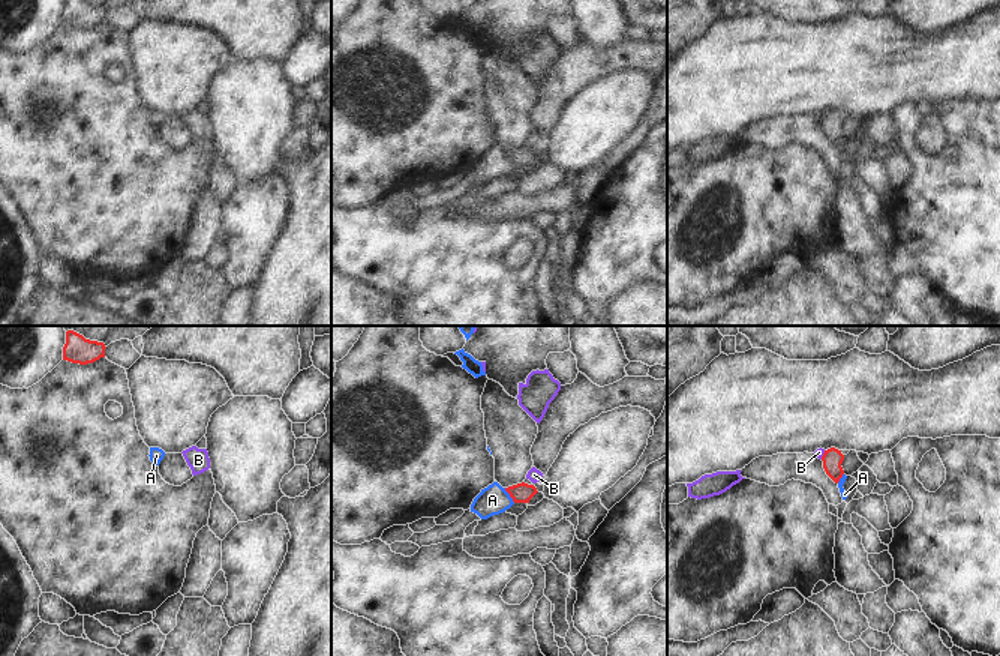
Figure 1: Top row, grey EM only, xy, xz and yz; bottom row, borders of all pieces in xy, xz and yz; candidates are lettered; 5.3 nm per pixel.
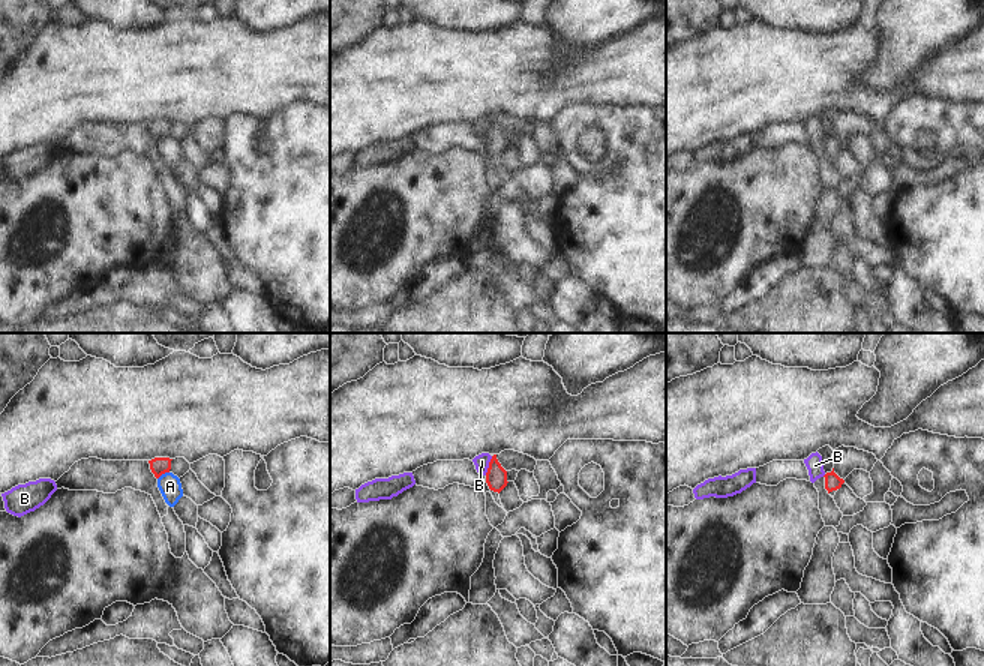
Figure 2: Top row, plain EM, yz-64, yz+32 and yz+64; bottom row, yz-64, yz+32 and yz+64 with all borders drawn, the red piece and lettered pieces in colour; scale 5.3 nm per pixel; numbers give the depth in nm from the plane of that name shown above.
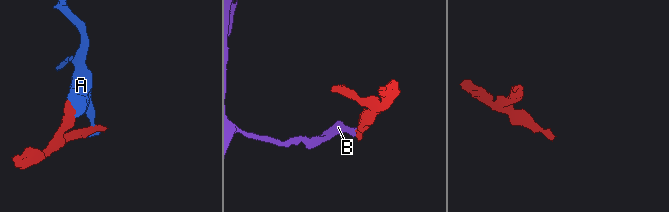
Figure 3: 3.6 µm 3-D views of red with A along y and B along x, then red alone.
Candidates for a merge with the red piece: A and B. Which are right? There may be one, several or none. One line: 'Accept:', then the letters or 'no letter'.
Accept: no letter

